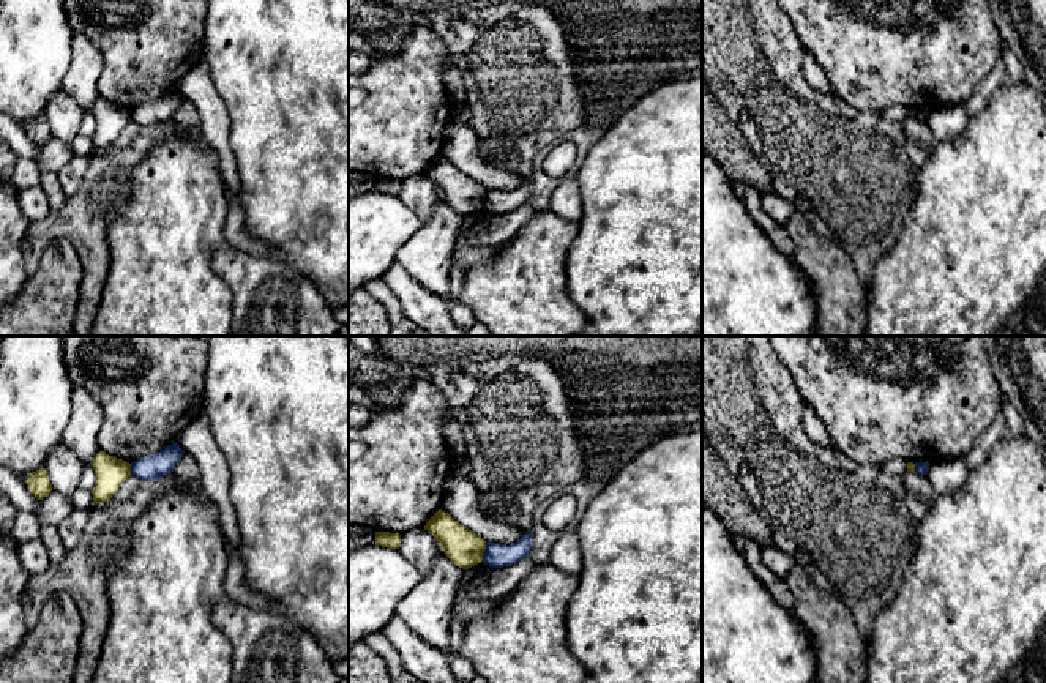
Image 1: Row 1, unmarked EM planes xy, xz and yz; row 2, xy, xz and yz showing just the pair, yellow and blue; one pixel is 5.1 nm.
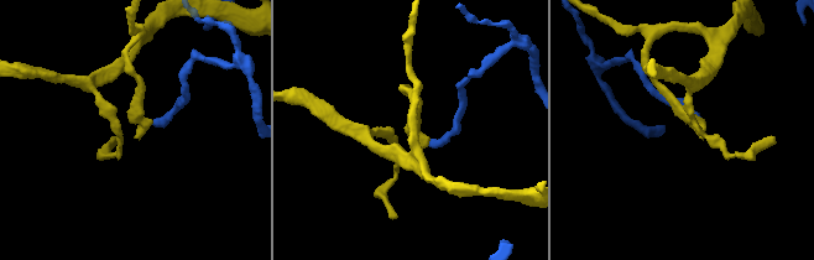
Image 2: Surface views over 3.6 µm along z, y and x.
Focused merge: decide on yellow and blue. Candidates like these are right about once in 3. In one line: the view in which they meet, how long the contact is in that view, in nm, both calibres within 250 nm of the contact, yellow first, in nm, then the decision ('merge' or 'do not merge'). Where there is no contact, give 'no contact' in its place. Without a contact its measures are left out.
contact in xz; length 100 nm; calibres 180 and 130 nm; do not merge

